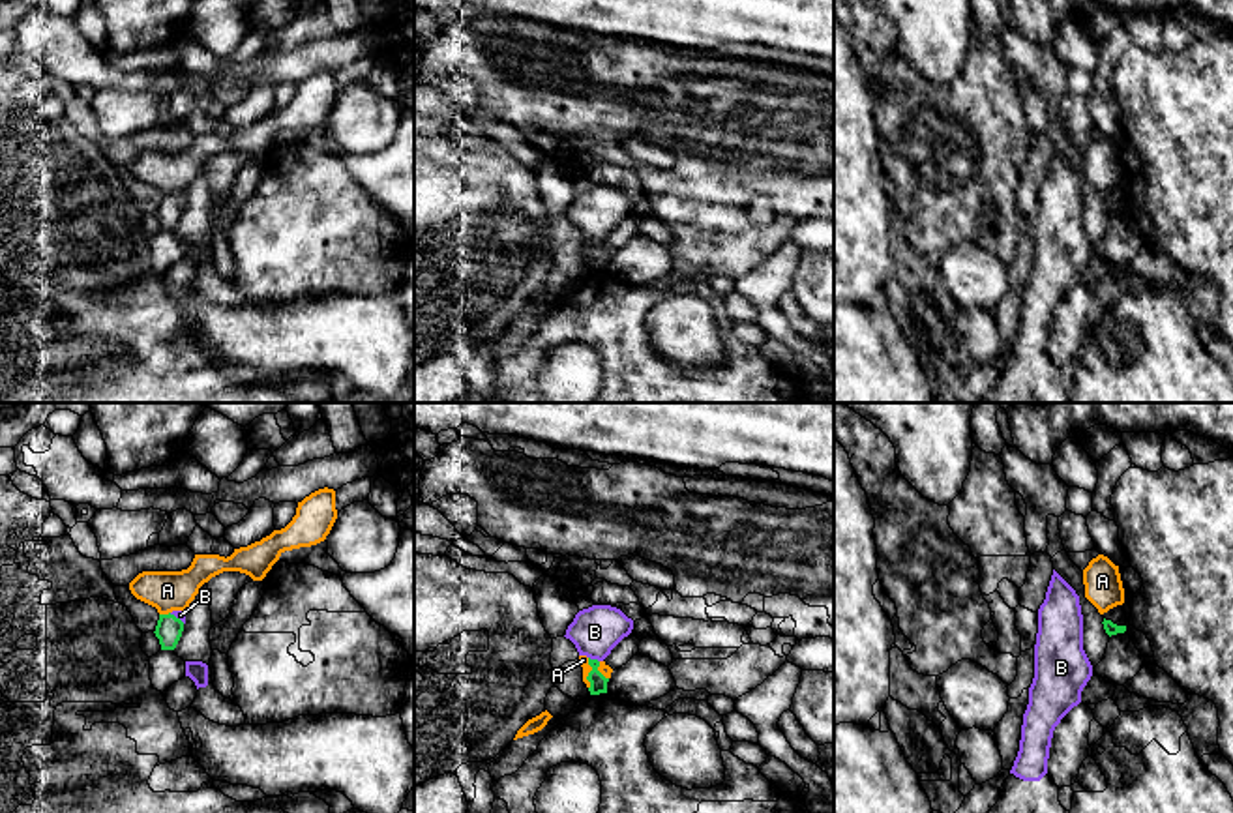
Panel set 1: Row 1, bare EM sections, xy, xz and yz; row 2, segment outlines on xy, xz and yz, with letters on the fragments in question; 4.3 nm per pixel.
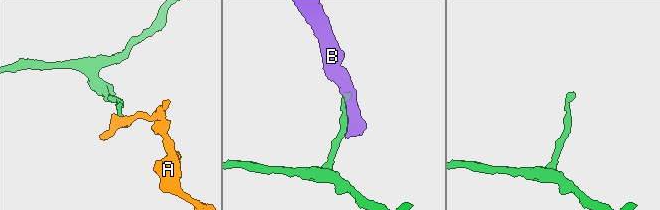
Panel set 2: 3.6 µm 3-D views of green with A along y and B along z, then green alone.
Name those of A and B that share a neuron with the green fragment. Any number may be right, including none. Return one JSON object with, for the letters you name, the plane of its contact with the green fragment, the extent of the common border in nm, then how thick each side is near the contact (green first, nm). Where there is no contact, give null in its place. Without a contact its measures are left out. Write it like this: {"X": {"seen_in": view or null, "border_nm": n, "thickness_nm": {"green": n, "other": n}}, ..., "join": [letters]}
{"join": []}

